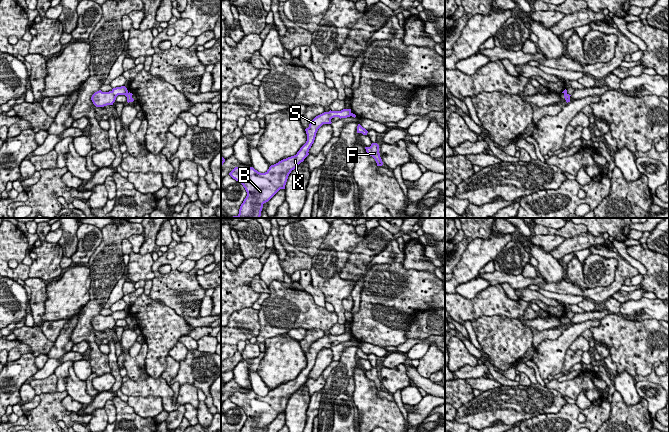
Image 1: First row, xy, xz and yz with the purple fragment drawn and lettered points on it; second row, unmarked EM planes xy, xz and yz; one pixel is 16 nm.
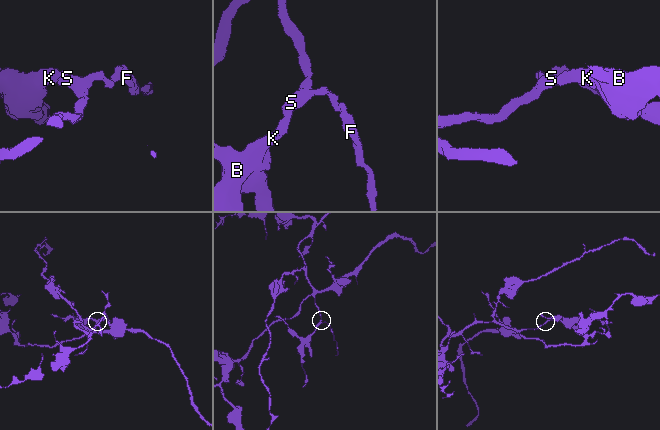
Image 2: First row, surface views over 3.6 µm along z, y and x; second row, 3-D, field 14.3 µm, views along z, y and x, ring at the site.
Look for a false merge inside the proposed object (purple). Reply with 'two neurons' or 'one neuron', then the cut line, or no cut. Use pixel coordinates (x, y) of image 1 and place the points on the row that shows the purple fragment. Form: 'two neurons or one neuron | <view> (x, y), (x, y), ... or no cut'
two neurons | xy (127, 92), (125, 95)

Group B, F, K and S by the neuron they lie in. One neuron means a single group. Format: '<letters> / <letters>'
B K S / F

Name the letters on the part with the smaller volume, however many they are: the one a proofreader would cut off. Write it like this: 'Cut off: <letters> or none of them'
Cut off: F

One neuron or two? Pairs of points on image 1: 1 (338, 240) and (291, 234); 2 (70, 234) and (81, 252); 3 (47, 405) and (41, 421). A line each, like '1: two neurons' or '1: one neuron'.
1: two neurons
2: two neurons
3: one neuron

